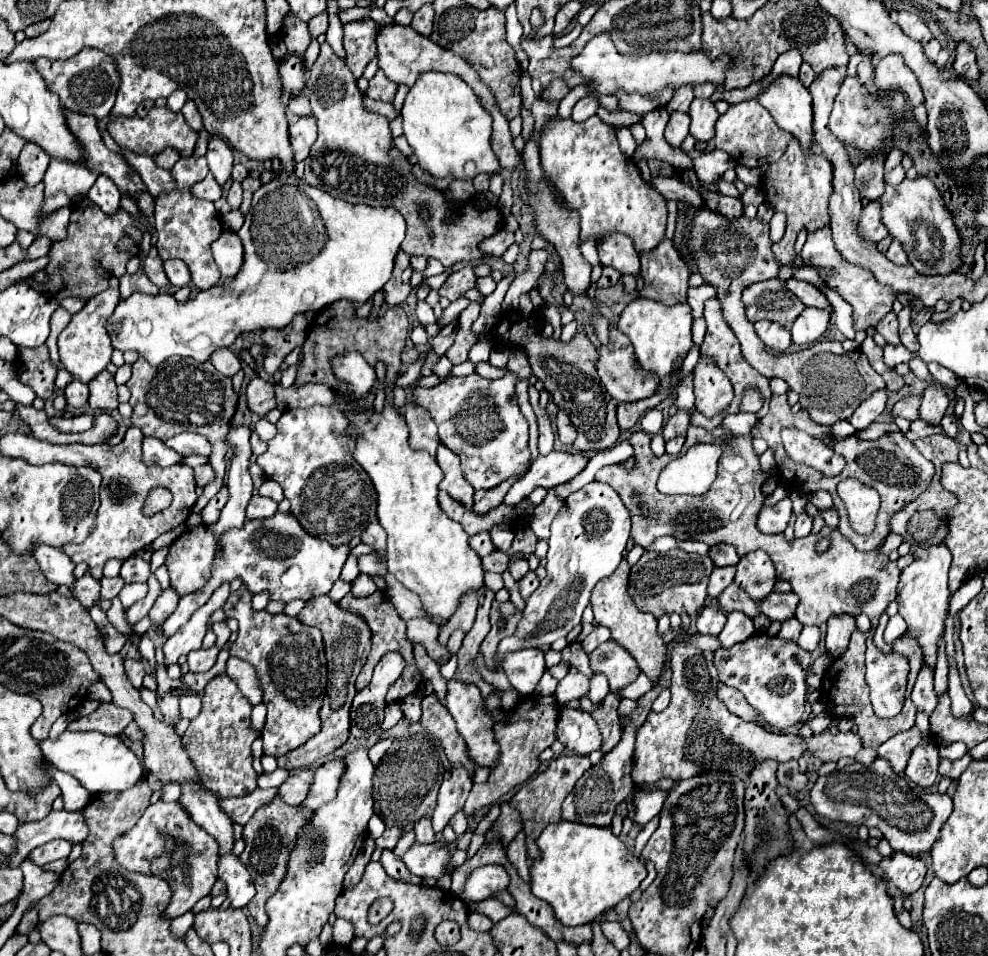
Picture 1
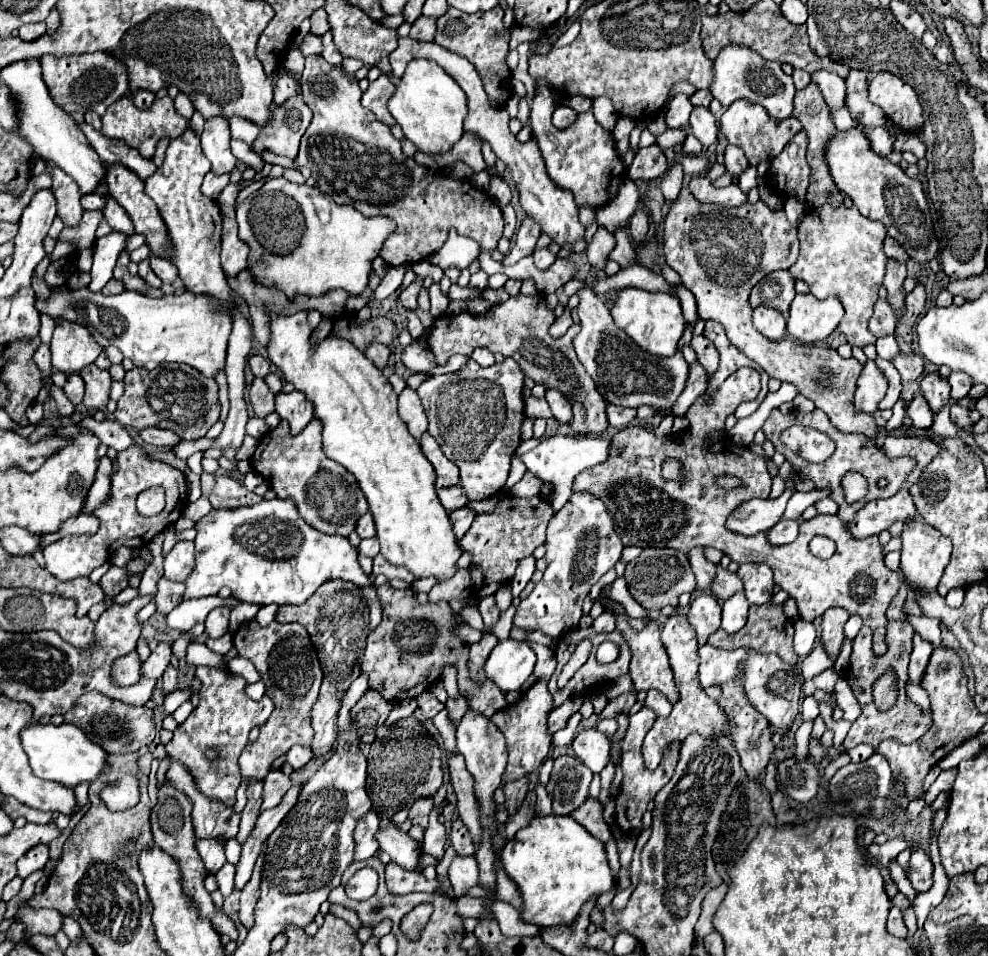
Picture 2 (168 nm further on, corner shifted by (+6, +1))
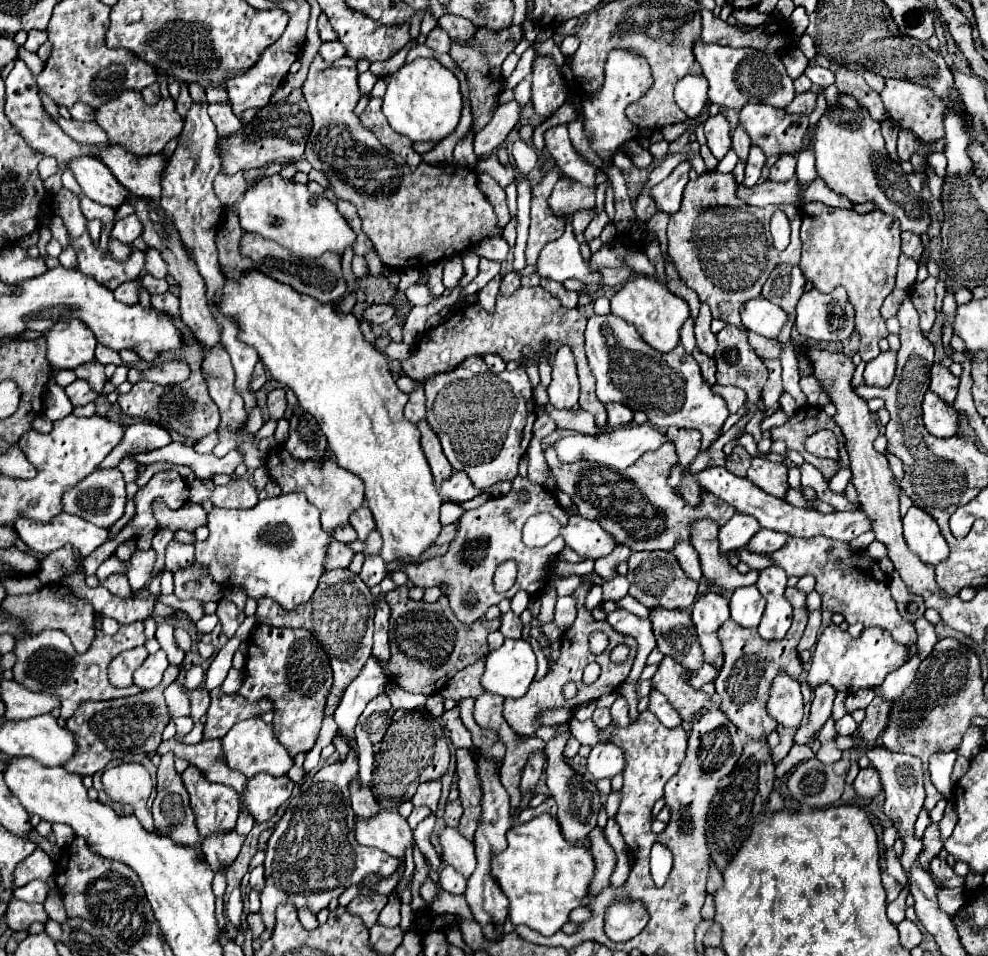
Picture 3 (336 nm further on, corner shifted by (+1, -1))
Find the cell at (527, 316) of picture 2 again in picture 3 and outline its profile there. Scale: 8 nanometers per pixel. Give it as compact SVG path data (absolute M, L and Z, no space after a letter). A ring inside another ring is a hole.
M521 286L511 296L499 294L493 312L487 312L479 304L471 304L471 306L465 306L465 308L457 310L455 314L451 314L443 324L437 324L435 328L427 330L423 340L417 344L415 352L407 360L401 360L401 368L409 378L425 380L431 374L449 372L449 370L457 368L467 356L473 356L473 354L481 354L481 356L497 354L505 362L517 360L517 362L525 364L525 358L521 356L521 348L531 346L535 350L535 354L539 356L539 344L543 342L543 338L547 338L551 342L551 346L549 346L551 362L555 356L555 348L559 348L559 344L571 346L573 356L579 364L581 408L591 412L599 426L605 426L607 412L605 412L605 406L595 396L595 378L593 378L591 368L585 358L585 346L583 346L585 324L587 324L587 318L577 308L573 308L573 310L563 308L561 302L555 296L551 296L549 292L545 292L541 286L537 286L537 288Z

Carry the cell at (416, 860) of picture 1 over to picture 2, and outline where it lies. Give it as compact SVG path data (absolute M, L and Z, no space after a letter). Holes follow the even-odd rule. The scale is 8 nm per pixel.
M388 828L388 830L378 830L376 834L380 848L384 852L390 854L390 858L402 866L404 870L416 872L420 866L420 856L422 856L422 848L416 840L412 840L408 834L396 830L396 828Z

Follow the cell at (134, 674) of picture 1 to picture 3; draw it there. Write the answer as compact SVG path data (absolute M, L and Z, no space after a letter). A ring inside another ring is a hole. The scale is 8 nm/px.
M139 646L139 648L133 648L133 650L121 652L109 664L109 682L115 688L127 688L127 686L131 686L133 684L131 676L143 664L143 660L147 658L147 654L149 652L147 652L145 646Z

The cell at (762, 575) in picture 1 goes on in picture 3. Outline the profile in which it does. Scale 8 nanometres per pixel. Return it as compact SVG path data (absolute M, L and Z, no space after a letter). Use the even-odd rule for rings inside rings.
M779 566L765 568L759 574L757 588L766 600L766 607L758 626L760 636L762 638L783 638L793 618L793 608L789 600L785 598L787 574Z

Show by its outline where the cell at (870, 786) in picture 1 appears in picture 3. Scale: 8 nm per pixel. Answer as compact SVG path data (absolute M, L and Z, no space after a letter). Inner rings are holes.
M865 768L865 770L859 770L859 776L855 778L855 784L853 784L855 792L863 798L873 798L881 792L881 780L879 780L879 774L875 772L875 768Z

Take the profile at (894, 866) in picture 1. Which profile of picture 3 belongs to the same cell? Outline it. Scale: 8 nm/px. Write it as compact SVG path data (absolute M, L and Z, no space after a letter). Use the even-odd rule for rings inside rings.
M935 858L931 862L931 870L933 870L933 878L937 884L943 884L943 888L957 888L957 886L963 886L965 884L965 878L957 876L953 872L953 868L945 862L945 860L939 860Z

